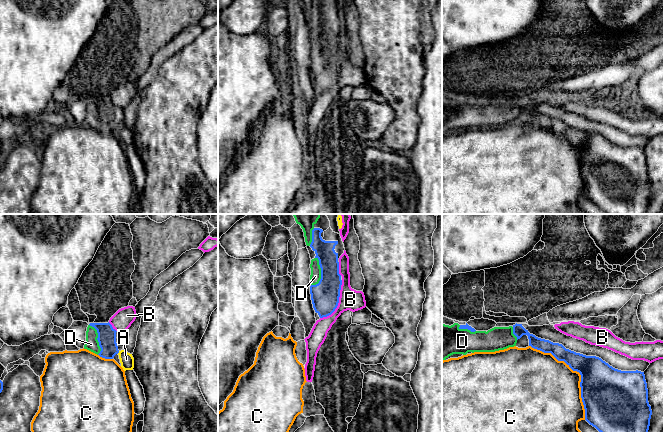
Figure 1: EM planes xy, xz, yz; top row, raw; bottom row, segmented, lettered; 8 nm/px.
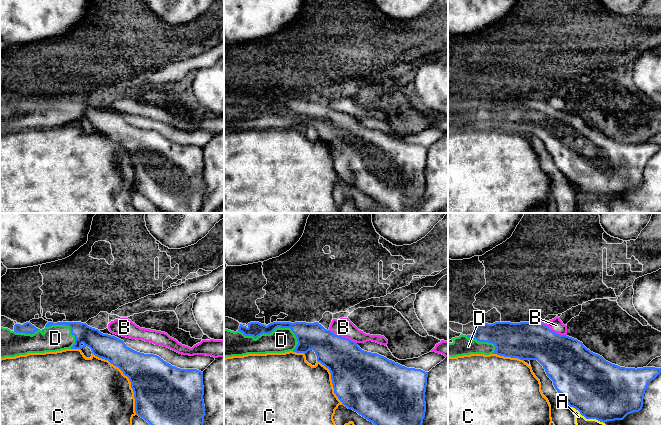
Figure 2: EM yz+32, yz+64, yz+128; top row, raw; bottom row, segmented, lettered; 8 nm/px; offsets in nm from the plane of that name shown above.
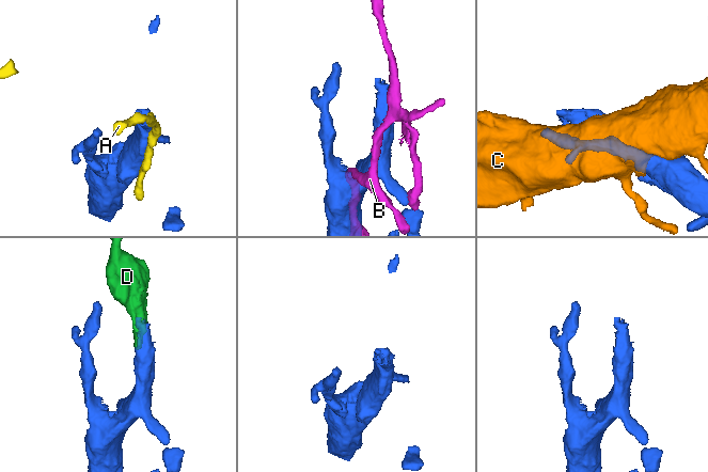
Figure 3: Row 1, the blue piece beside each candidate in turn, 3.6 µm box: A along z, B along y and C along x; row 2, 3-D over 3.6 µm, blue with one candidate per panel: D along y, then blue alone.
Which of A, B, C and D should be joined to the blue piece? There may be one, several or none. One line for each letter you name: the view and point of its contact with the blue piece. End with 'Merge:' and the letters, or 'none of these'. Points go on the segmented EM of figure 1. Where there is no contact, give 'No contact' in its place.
D: Touches blue at xz (321, 273)
Merge: D

